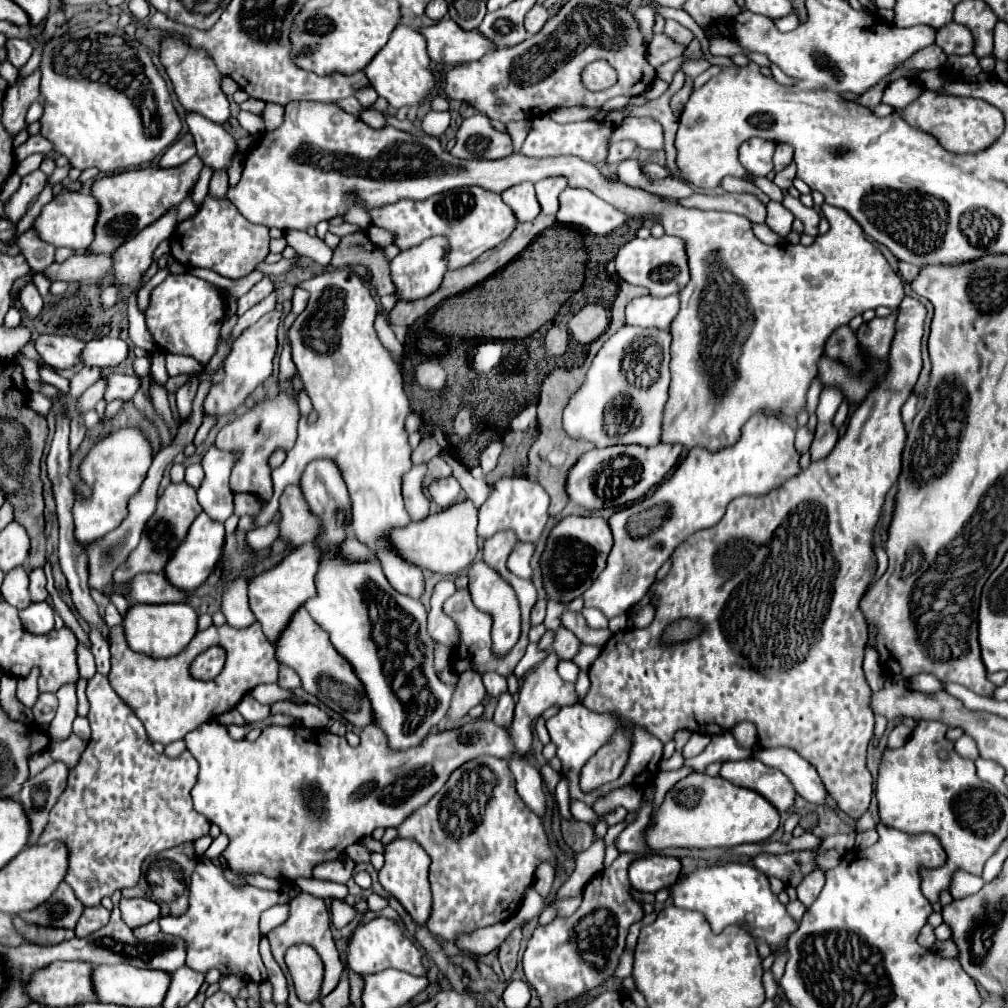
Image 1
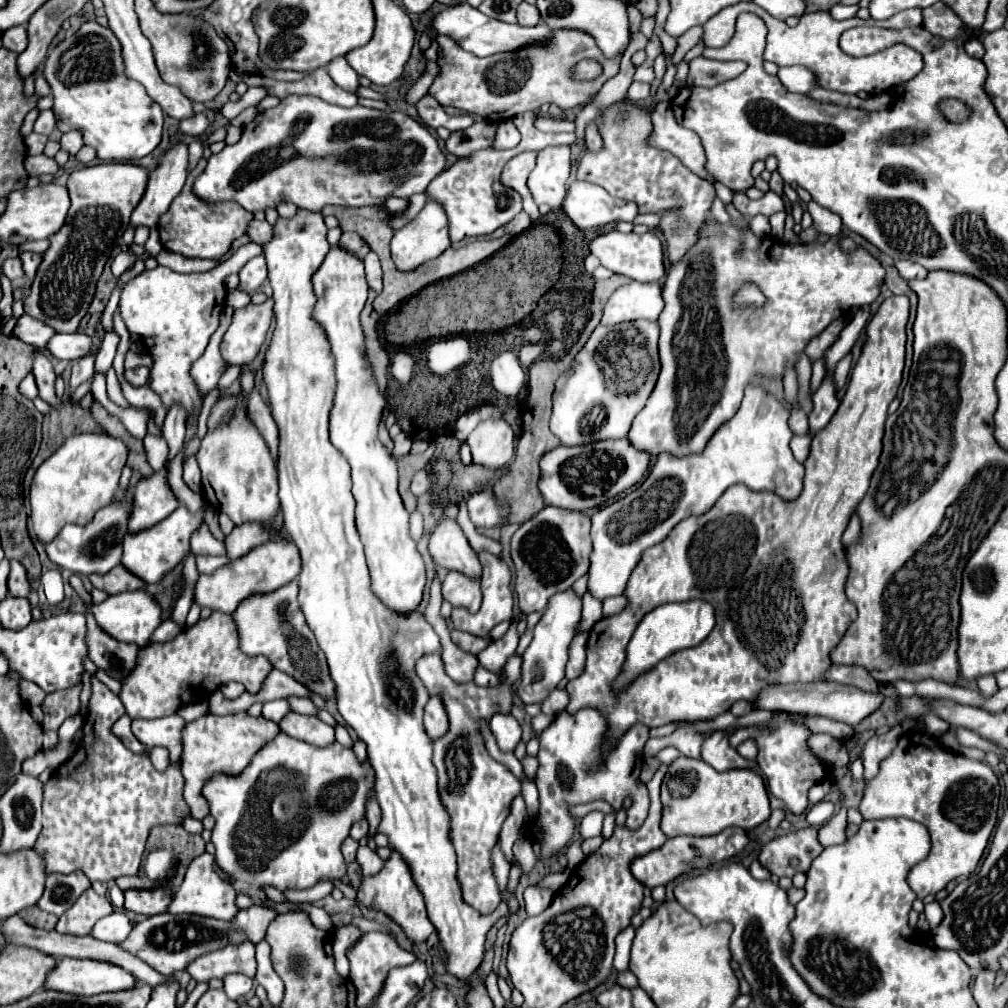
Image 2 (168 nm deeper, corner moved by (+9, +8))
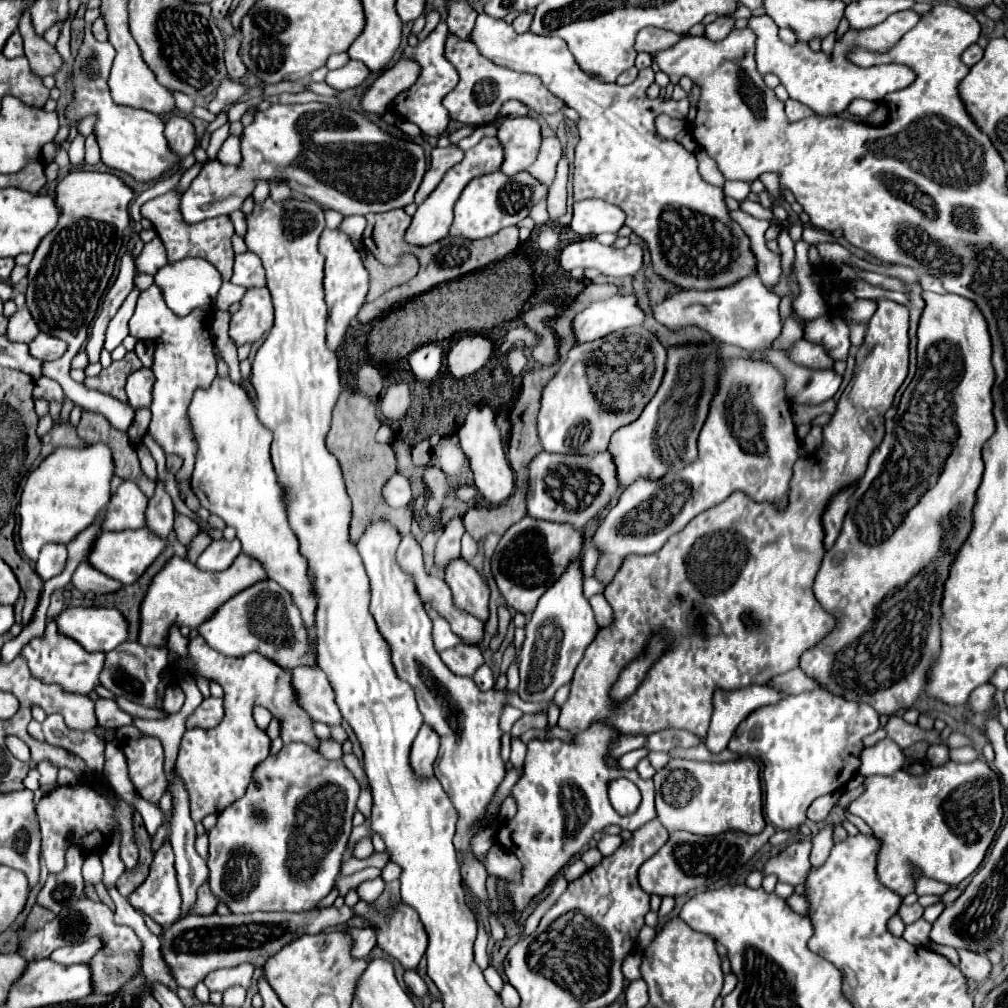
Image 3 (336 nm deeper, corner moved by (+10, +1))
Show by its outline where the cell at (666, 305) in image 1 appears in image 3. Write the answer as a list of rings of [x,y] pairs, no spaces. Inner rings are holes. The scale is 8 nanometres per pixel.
[[[634,293],[614,295],[604,301],[592,303],[574,319],[574,331],[578,343],[602,339],[614,331],[622,331],[634,325],[642,325],[646,313],[638,305]]]

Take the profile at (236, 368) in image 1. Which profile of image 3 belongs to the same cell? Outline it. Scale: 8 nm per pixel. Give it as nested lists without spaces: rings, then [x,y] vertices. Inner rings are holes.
[[[248,289],[240,311],[230,319],[230,337],[236,347],[256,343],[264,333],[272,329],[274,309],[268,289]]]

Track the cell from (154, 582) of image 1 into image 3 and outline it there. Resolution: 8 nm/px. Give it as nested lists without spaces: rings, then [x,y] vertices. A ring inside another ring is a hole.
[[[88,561],[80,563],[78,569],[72,575],[72,585],[76,589],[80,589],[82,593],[96,593],[96,595],[104,595],[104,593],[114,593],[122,589],[120,581],[112,581],[110,577],[106,577],[104,573],[100,573],[98,569],[94,569]]]

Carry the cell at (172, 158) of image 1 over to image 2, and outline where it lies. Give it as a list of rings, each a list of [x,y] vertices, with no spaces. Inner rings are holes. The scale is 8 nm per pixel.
[[[197,112],[193,114],[193,118],[185,118],[181,120],[181,134],[187,134],[187,136],[201,136],[209,126],[209,120],[203,112]]]

